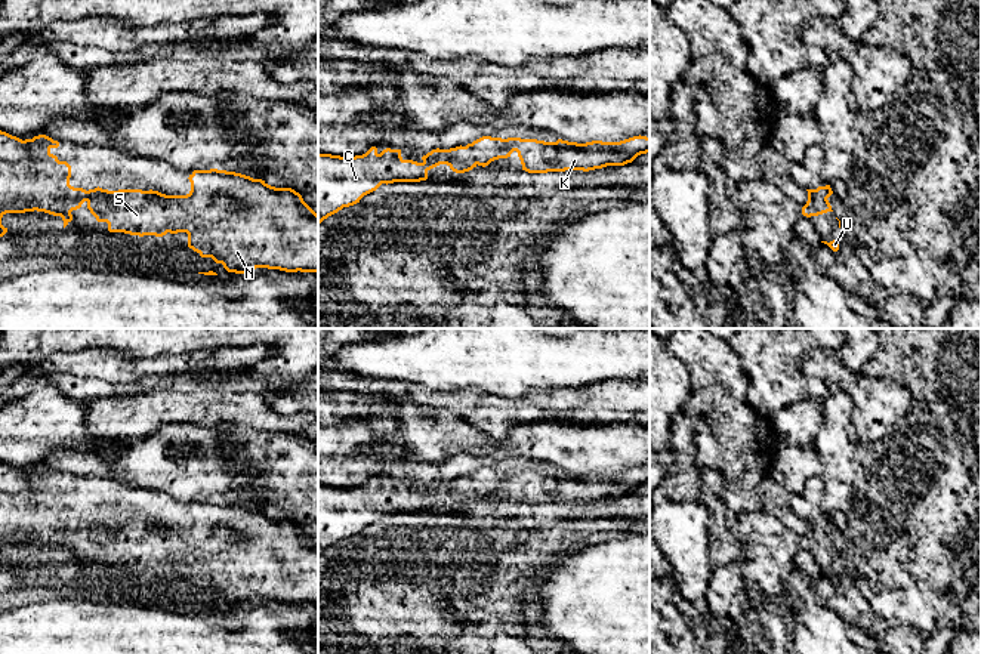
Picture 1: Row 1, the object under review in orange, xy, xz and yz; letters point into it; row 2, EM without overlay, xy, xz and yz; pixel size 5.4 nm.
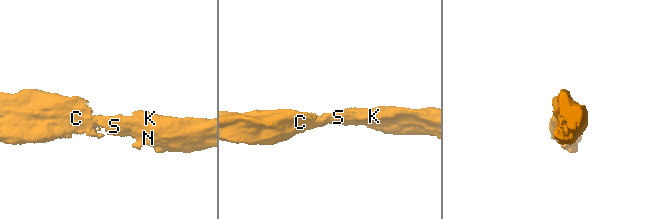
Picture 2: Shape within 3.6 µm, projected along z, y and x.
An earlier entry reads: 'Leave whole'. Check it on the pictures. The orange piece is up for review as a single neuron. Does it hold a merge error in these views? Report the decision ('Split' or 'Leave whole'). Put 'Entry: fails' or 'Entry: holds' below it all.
Leave whole
Entry: holds

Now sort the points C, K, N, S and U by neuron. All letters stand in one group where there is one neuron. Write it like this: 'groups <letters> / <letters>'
groups C K N S U

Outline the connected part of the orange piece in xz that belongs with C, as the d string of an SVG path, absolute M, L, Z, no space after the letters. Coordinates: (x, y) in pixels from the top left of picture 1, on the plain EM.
M482 468L466 478L432 481L422 494L404 491L401 481L386 479L380 485L371 478L365 485L340 488L318 484L318 556L343 539L354 537L382 515L420 513L428 503L447 496L456 505L476 497L488 497L516 482L522 502L547 505L565 502L595 502L607 497L624 497L638 487L650 484L650 469L633 468L620 473L592 472L586 475L545 473L521 469Z

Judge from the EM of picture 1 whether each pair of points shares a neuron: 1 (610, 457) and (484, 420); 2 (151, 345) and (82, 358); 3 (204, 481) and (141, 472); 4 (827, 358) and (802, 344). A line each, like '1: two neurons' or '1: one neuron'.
1: two neurons
2: two neurons
3: one neuron
4: two neurons

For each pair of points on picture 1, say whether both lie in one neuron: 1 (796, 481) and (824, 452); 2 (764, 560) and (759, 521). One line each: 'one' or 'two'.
1: two
2: one

